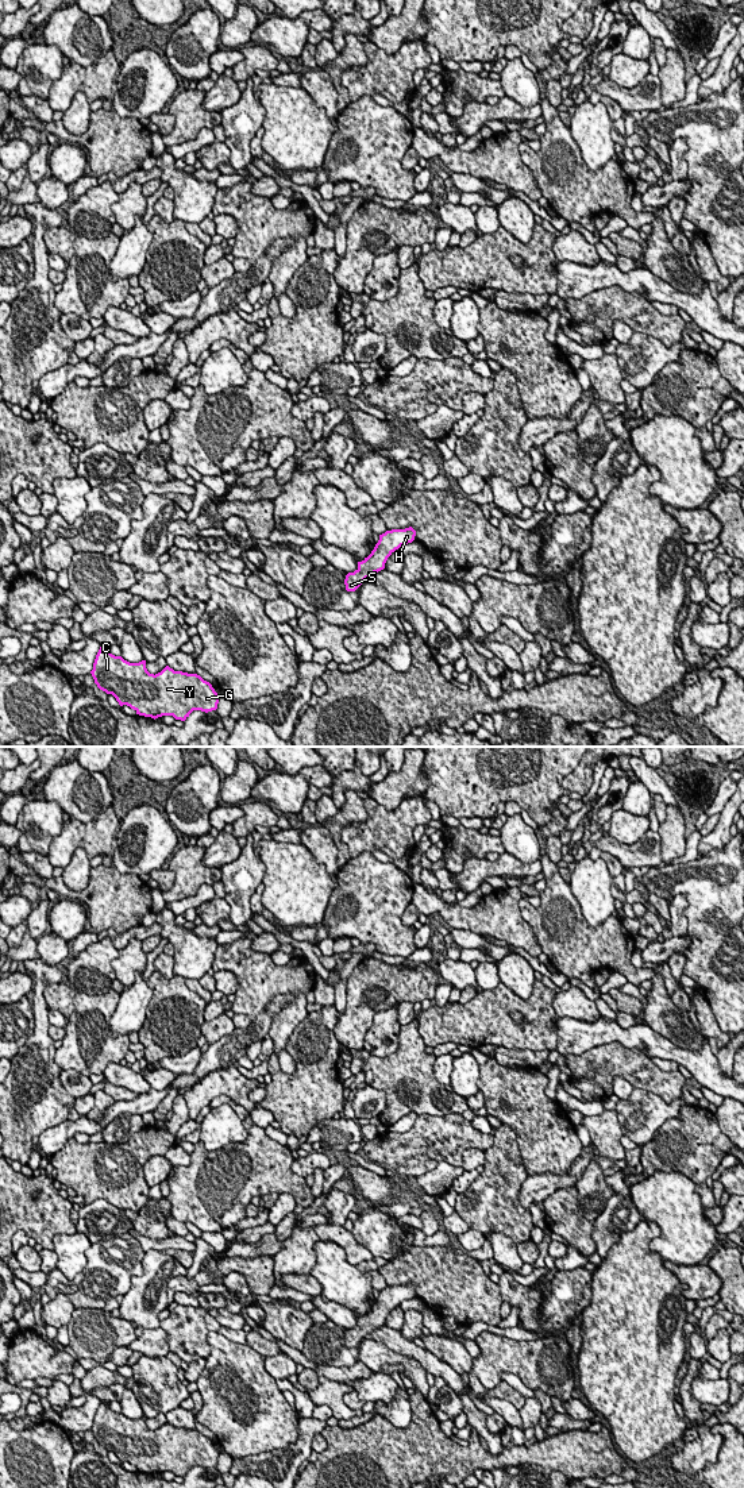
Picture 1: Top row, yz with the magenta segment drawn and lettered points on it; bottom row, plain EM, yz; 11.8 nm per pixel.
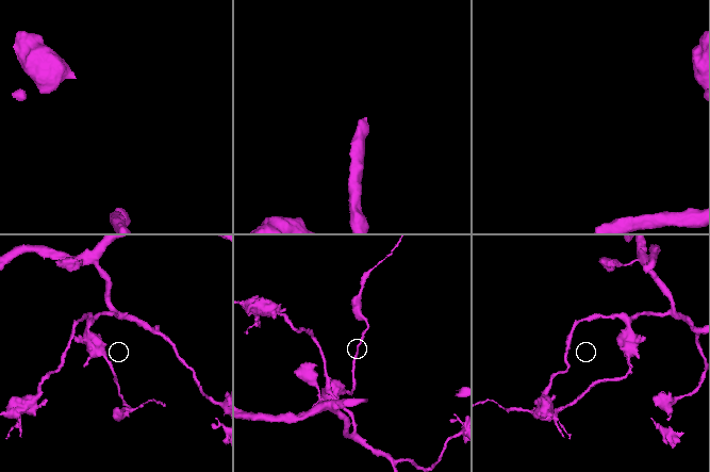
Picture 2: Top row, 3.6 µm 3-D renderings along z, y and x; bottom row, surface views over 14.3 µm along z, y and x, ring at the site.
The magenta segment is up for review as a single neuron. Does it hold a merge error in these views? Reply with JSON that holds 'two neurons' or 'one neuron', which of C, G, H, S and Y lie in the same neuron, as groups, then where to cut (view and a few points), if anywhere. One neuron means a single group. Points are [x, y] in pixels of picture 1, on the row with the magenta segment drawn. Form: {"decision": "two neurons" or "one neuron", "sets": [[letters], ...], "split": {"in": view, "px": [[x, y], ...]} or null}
{"decision": "one neuron", "sets": [["C", "G", "H", "S", "Y"]], "split": null}

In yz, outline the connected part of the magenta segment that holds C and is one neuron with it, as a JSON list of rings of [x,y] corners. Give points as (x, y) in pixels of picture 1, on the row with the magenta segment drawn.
[[[103,647],[96,655],[90,674],[97,687],[107,694],[112,694],[120,706],[127,705],[136,714],[154,720],[162,716],[173,716],[176,720],[185,721],[193,710],[205,713],[216,710],[220,698],[212,685],[197,674],[174,671],[166,666],[154,675],[147,671],[146,660],[130,663]]]

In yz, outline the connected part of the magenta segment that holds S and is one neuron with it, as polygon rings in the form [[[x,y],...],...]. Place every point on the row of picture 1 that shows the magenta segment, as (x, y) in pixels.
[[[412,527],[405,529],[392,529],[379,535],[379,540],[371,554],[362,562],[358,562],[358,568],[354,573],[346,575],[346,590],[355,591],[366,578],[383,570],[388,558],[401,546],[412,543],[415,536],[416,531]]]

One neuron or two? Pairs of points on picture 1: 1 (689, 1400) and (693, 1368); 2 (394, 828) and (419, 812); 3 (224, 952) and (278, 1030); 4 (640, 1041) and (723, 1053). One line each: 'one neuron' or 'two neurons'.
1: one neuron
2: one neuron
3: one neuron
4: two neurons

